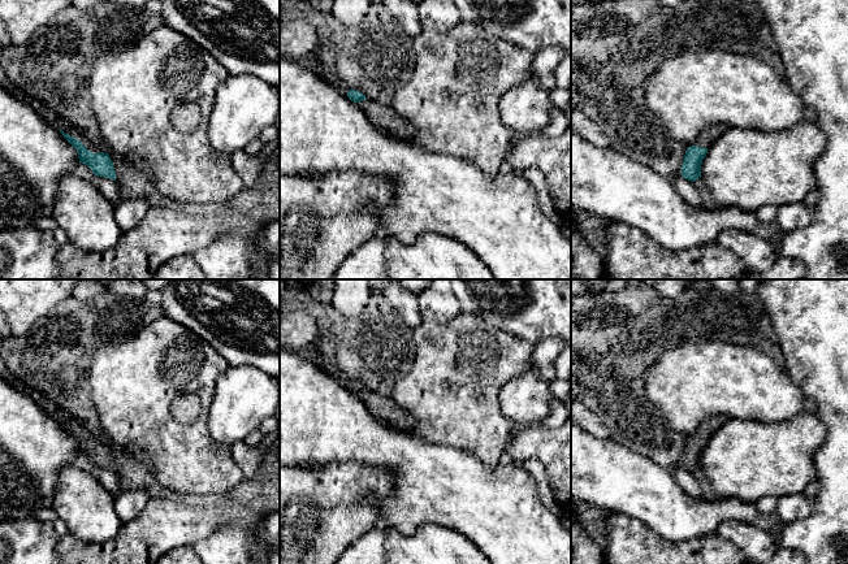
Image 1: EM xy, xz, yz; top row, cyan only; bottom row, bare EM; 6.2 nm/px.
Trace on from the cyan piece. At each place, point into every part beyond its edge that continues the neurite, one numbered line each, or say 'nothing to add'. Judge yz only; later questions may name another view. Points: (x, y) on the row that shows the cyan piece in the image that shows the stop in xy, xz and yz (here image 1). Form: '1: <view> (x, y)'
1: yz (709, 135)

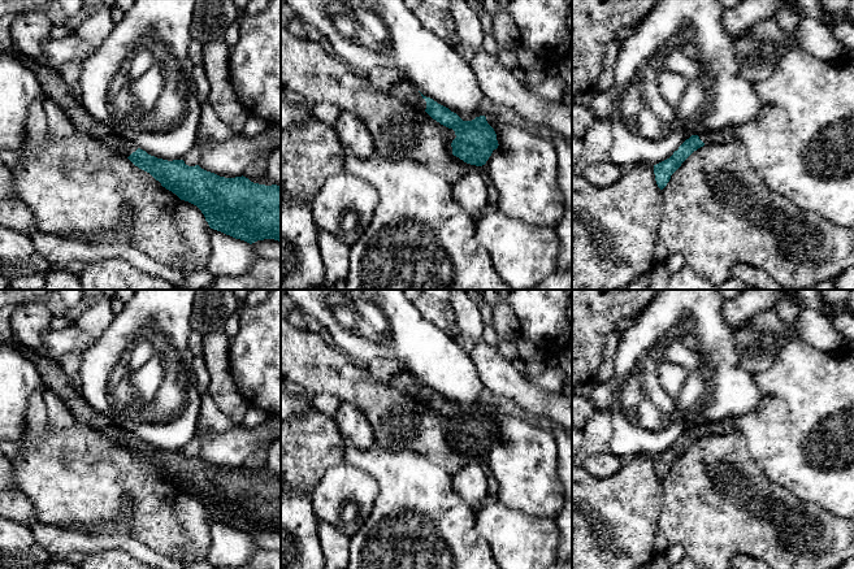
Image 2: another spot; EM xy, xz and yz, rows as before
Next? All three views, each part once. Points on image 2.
1: xz (404, 91)

